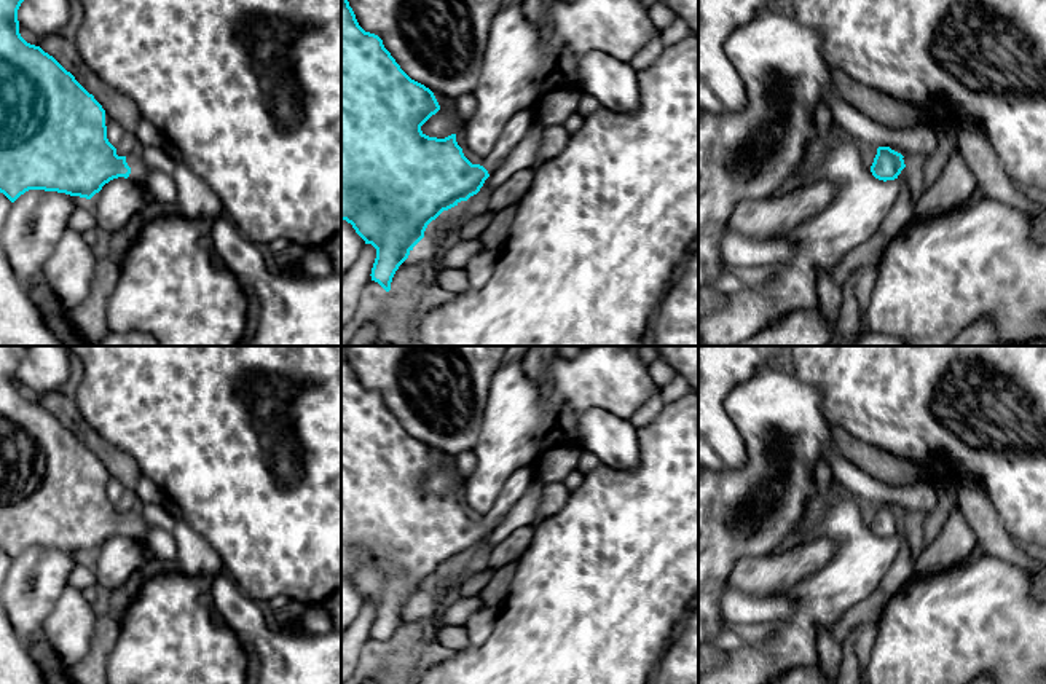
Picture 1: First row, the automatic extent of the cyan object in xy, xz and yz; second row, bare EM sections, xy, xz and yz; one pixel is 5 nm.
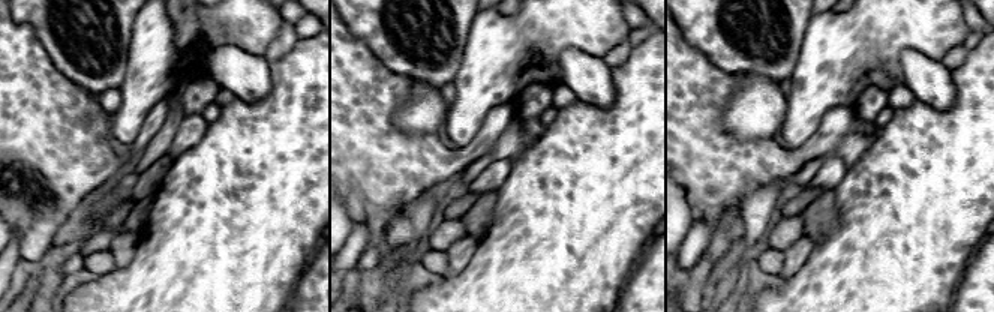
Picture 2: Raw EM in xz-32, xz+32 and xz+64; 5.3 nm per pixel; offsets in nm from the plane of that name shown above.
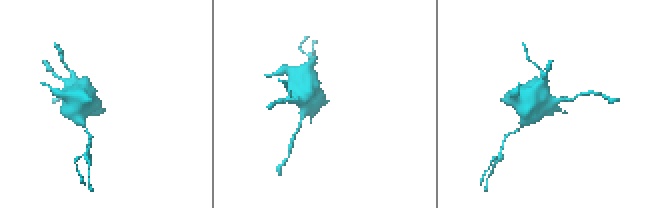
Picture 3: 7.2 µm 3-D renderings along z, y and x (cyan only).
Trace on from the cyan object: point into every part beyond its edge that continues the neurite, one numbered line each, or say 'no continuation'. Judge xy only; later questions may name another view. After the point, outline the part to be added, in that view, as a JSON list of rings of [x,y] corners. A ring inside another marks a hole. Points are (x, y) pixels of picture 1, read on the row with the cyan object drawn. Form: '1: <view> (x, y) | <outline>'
1: xy (161, 187) | [[[139,150],[128,153],[126,163],[131,167],[128,179],[142,185],[151,199],[164,204],[177,204],[177,183],[169,172],[147,167]]]

